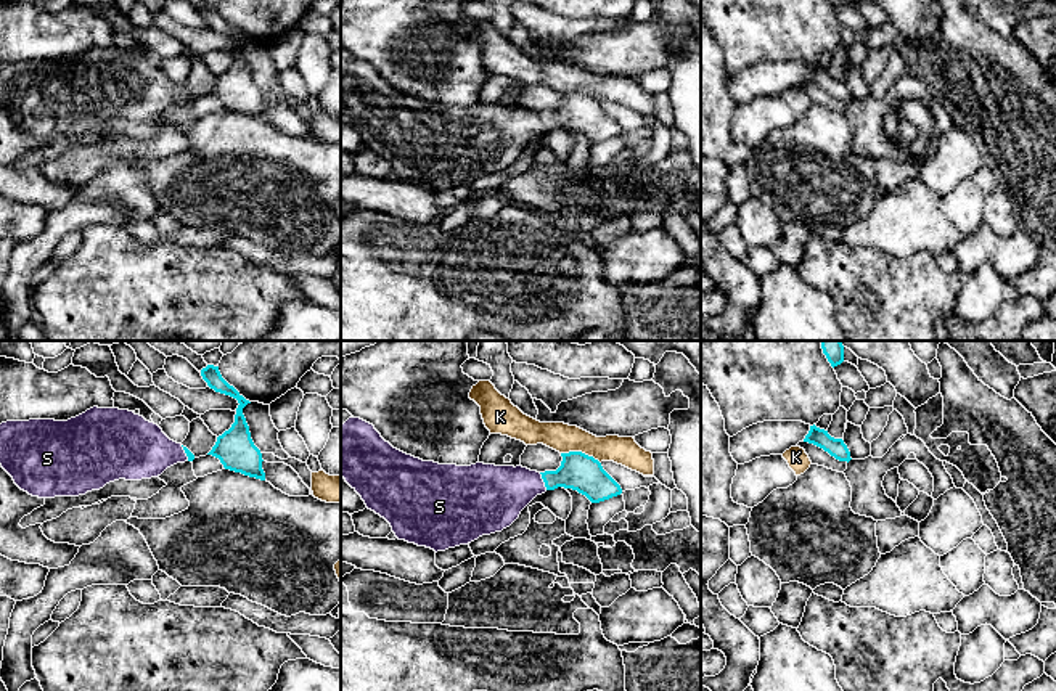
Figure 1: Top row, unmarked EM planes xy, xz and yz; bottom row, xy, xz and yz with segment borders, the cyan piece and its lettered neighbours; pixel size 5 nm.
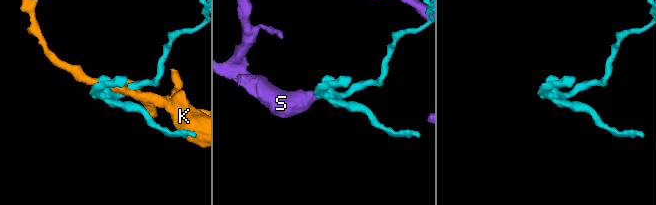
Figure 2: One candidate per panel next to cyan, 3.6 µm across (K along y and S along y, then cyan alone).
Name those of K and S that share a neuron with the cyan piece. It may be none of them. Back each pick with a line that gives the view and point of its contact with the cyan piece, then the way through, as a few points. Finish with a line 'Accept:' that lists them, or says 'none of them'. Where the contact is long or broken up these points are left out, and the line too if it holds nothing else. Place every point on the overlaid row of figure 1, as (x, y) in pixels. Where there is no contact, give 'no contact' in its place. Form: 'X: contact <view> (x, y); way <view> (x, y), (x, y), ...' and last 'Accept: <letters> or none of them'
S: contact xz (544, 481); way xz (577, 471), (544, 481), (518, 486), (497, 495)
Accept: S

